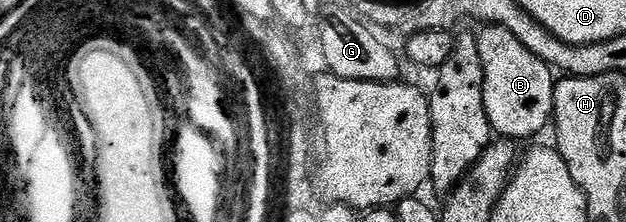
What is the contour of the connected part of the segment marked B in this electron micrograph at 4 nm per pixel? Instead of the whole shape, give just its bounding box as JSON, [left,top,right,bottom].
[478,25,556,138]

